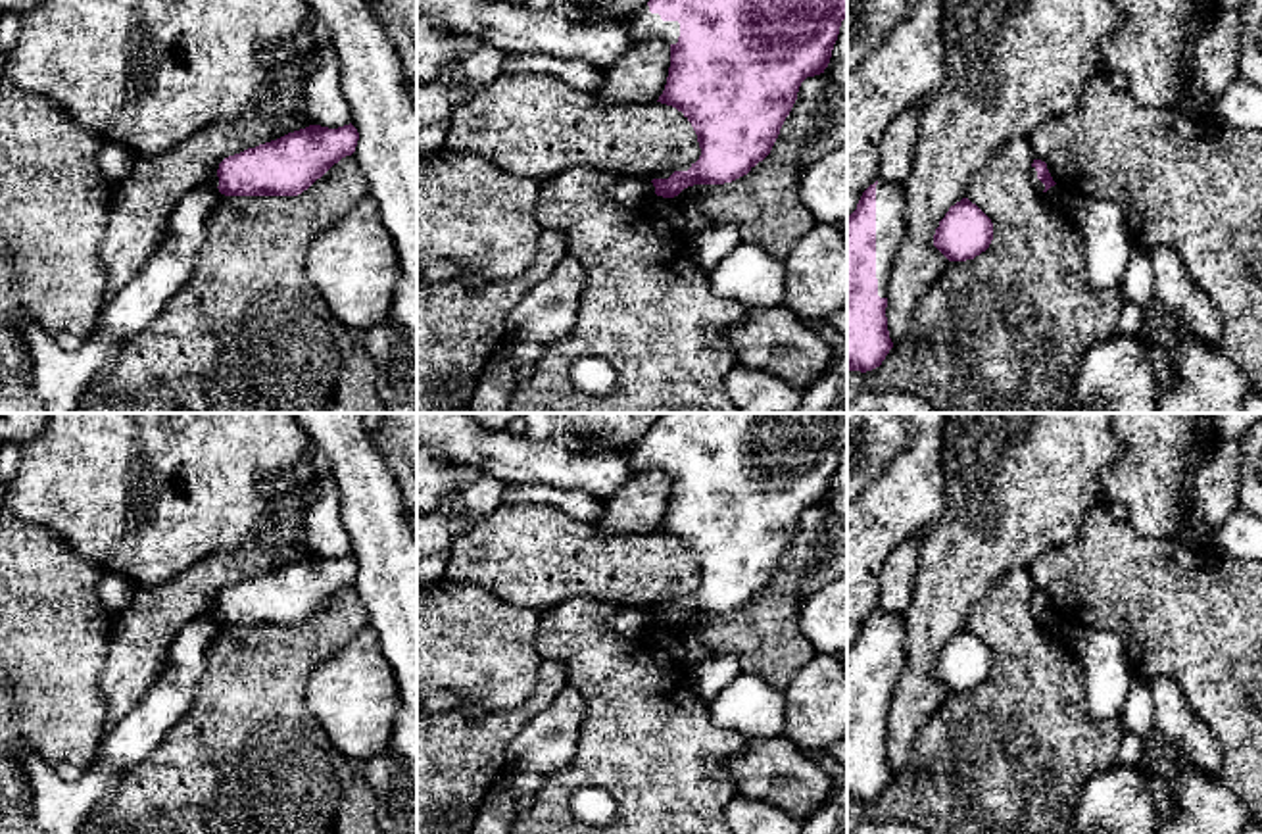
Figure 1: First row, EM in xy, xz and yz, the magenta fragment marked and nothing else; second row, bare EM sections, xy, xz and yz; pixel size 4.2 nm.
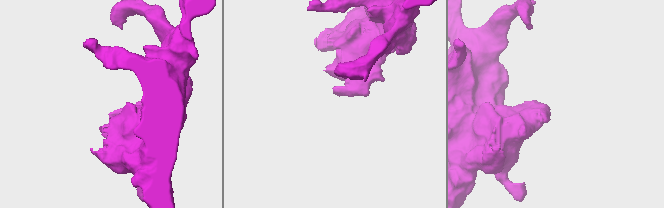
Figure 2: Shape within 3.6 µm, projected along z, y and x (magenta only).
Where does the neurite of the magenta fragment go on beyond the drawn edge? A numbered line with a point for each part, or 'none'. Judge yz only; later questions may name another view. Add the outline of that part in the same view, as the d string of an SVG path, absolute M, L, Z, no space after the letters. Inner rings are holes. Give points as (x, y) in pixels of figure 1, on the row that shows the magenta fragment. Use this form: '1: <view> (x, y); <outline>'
1: yz (892, 220); M878 179L876 184L876 279L878 296L887 298L887 277L907 236L909 213L903 184Z

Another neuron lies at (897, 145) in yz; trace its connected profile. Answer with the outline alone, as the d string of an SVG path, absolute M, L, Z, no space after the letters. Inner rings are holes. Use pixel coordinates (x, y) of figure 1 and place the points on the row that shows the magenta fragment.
M920 108L901 111L880 140L880 179L903 184L912 169L916 138L920 131Z

